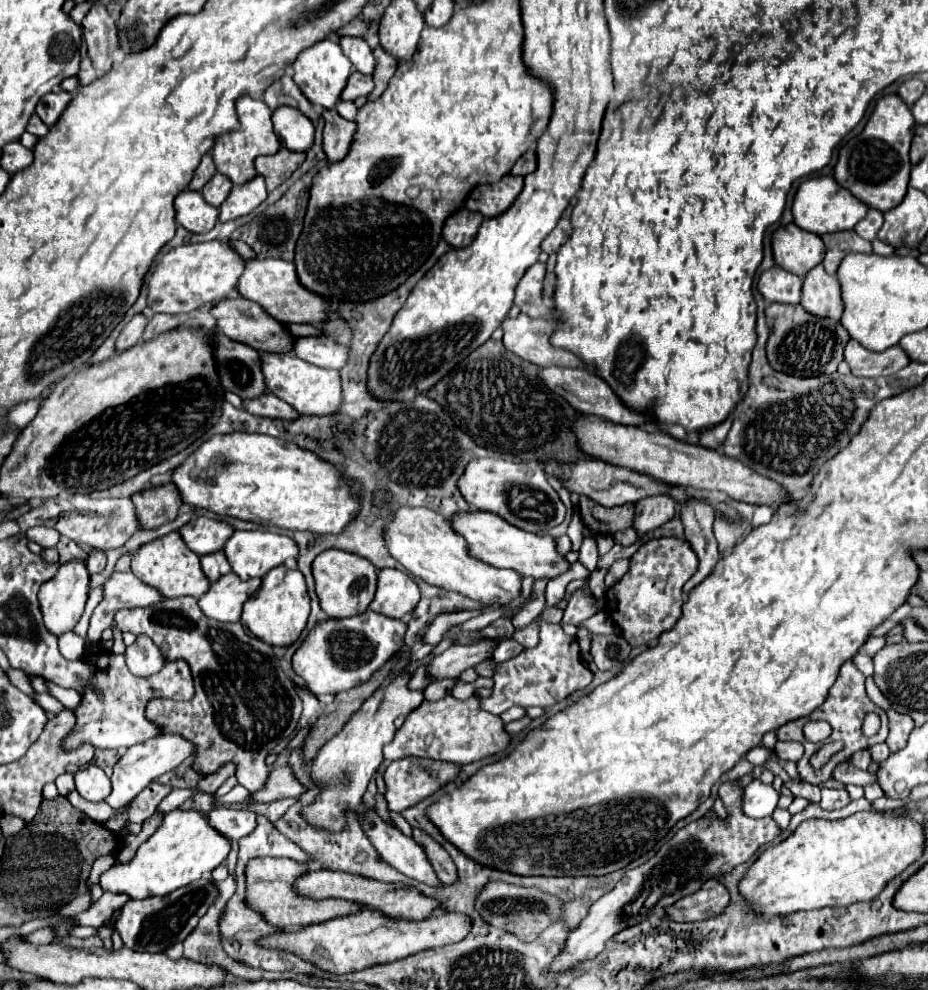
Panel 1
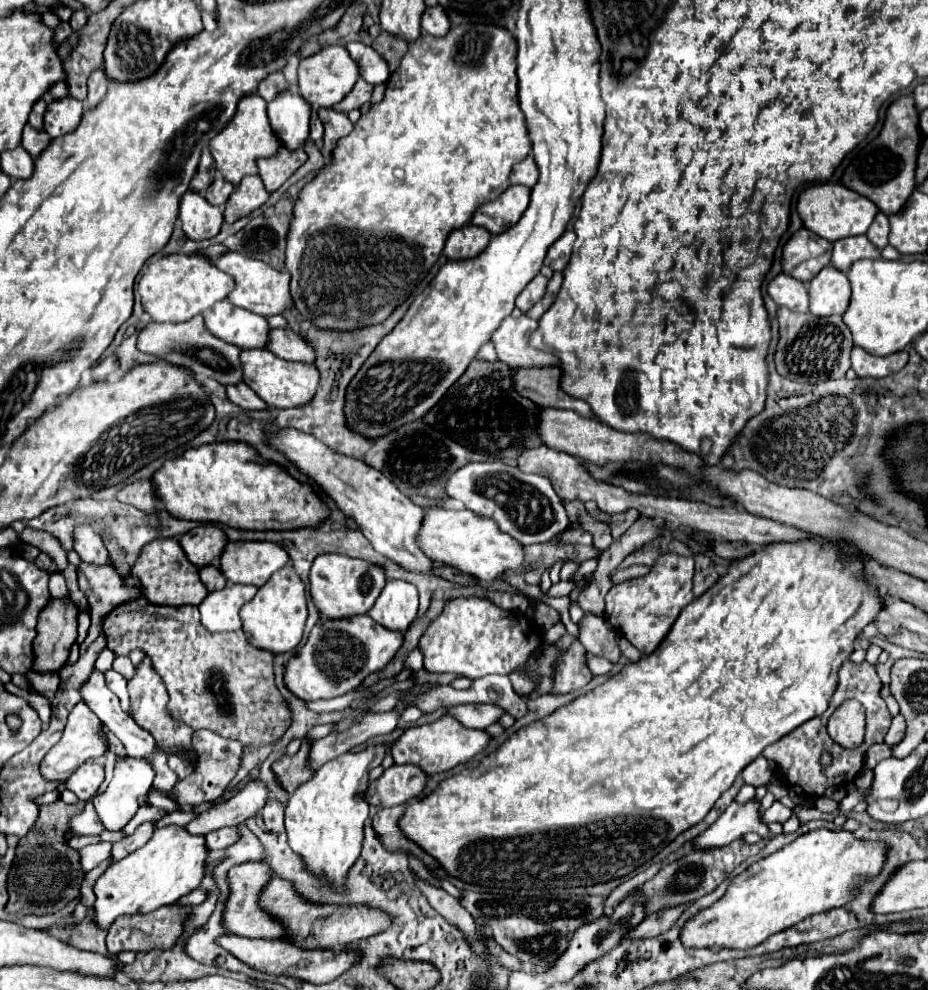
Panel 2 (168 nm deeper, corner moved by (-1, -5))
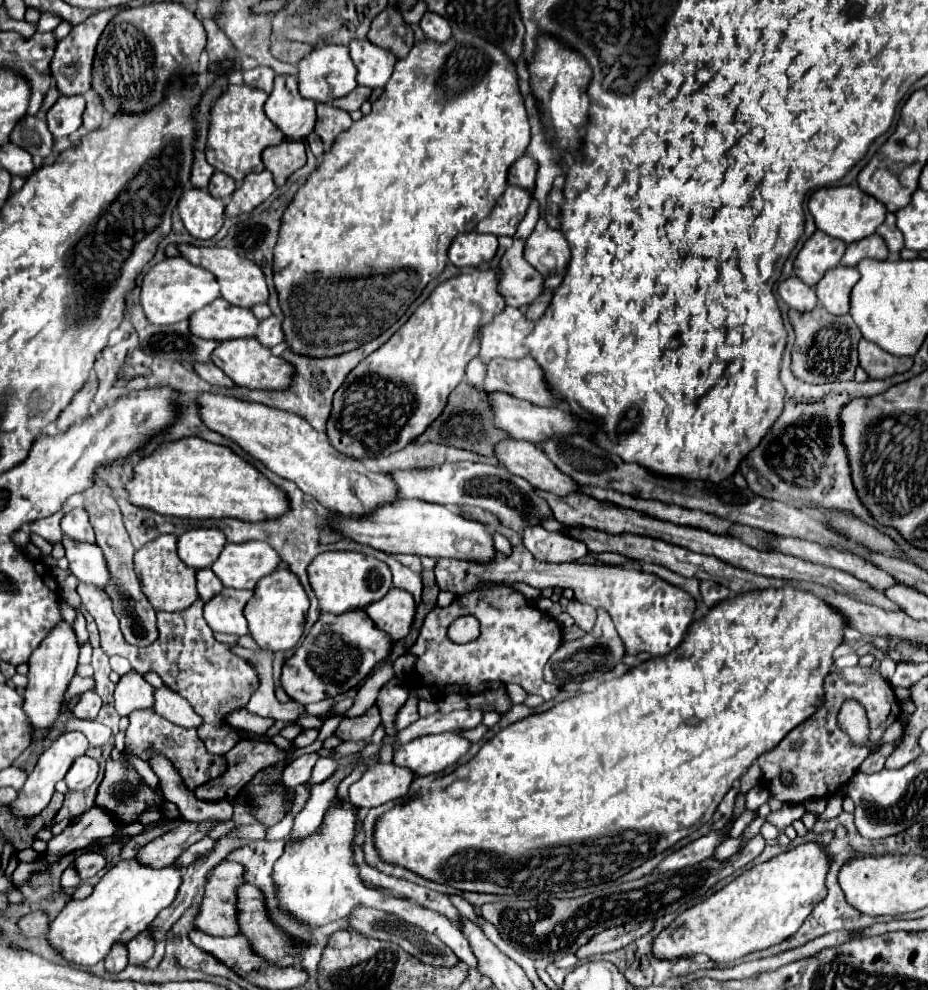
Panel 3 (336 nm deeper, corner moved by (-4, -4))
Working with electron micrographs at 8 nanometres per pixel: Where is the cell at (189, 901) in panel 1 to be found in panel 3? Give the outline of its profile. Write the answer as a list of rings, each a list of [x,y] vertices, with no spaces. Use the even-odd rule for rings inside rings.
[[[114,946],[104,960],[104,968],[108,974],[118,974],[126,968],[126,946]]]

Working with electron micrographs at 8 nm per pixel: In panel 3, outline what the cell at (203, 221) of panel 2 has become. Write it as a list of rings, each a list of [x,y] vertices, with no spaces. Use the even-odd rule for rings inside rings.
[[[190,188],[182,192],[178,202],[178,214],[184,222],[184,228],[194,238],[212,238],[224,222],[224,200],[212,198],[206,190]]]

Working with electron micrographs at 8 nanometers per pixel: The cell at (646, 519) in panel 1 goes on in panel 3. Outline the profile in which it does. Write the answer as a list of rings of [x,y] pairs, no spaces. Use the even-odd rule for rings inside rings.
[[[598,610],[598,620],[596,620],[592,632],[586,634],[586,638],[578,638],[576,642],[572,642],[572,640],[564,642],[556,650],[556,654],[552,654],[552,658],[548,660],[546,670],[544,670],[544,680],[554,684],[554,686],[564,686],[564,684],[570,684],[570,682],[584,682],[584,680],[604,680],[604,678],[612,676],[614,666],[618,662],[622,662],[624,654],[626,654],[624,642],[616,634],[616,628],[614,628],[612,620],[608,618],[608,614],[604,610]]]

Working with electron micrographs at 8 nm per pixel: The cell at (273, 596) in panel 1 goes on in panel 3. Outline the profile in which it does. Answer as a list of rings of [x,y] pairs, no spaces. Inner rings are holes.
[[[274,570],[264,576],[254,588],[254,596],[248,600],[244,608],[244,616],[250,626],[250,634],[262,650],[290,650],[296,646],[304,632],[304,618],[308,610],[308,596],[298,582],[296,574],[290,570]]]

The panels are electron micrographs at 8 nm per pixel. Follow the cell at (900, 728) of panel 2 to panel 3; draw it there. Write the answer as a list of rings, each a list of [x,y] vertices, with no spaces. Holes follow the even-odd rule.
[[[894,722],[892,726],[888,726],[888,730],[884,732],[884,736],[880,738],[880,744],[886,744],[886,742],[894,742],[898,740],[898,736],[902,734],[902,722]]]

